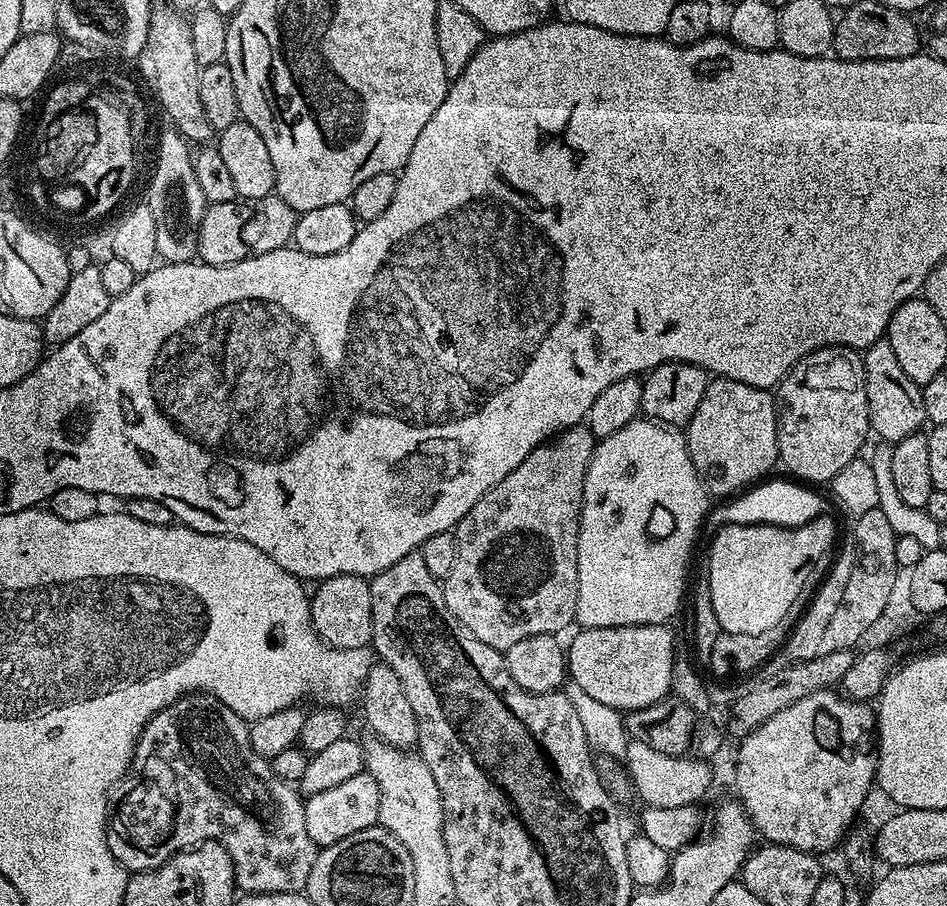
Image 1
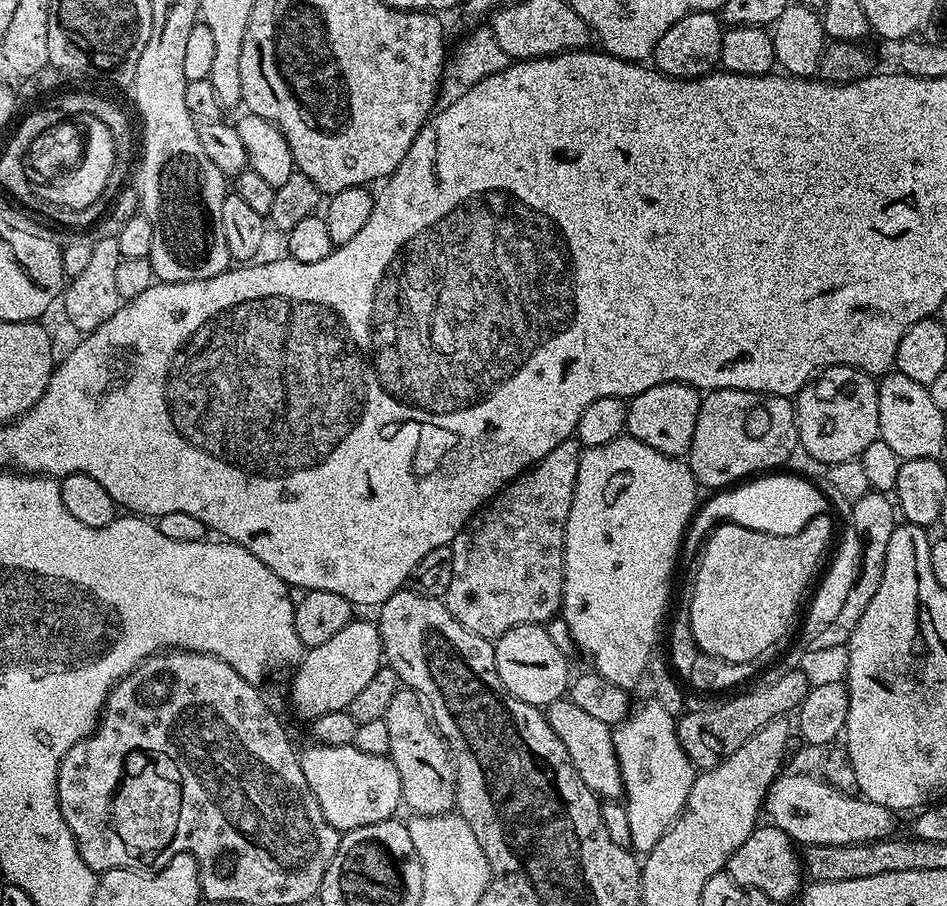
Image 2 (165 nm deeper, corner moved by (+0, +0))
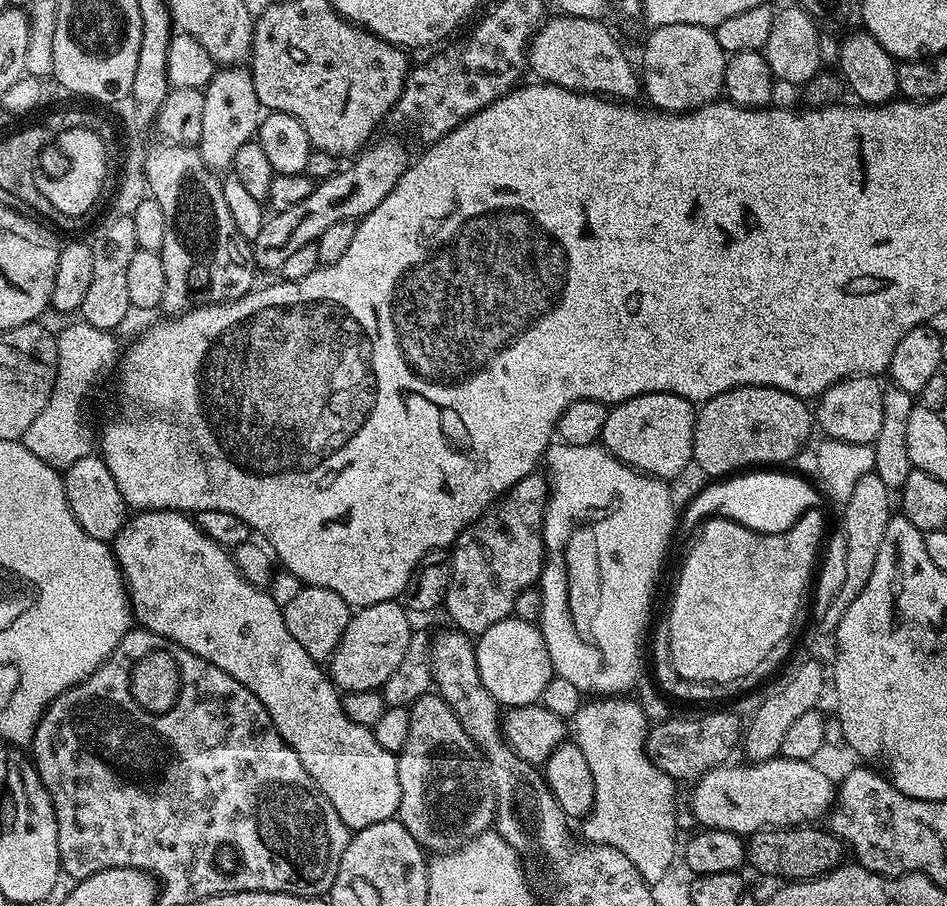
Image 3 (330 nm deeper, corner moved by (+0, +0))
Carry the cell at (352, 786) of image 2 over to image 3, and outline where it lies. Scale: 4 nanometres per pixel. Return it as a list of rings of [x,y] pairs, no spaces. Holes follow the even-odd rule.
[[[149,508],[129,515],[128,521],[122,526],[122,530],[117,534],[115,540],[111,541],[110,547],[112,555],[116,557],[116,563],[120,566],[120,573],[124,576],[128,599],[132,601],[132,615],[135,623],[141,628],[148,629],[149,632],[158,634],[167,640],[172,640],[175,644],[182,645],[186,650],[198,654],[202,659],[218,666],[223,672],[233,676],[239,684],[251,690],[262,702],[264,709],[267,710],[268,716],[277,732],[279,732],[280,737],[296,751],[302,766],[306,766],[310,778],[314,778],[314,782],[320,787],[322,794],[326,794],[326,798],[330,798],[330,806],[334,806],[334,810],[338,810],[338,818],[342,818],[342,822],[349,830],[359,830],[366,826],[374,826],[378,822],[386,822],[399,813],[400,783],[398,782],[398,770],[396,769],[397,757],[378,743],[376,737],[373,736],[371,727],[356,724],[344,712],[341,697],[338,694],[336,696],[337,689],[334,684],[334,689],[332,689],[332,684],[324,677],[323,670],[312,661],[313,653],[299,644],[290,634],[288,627],[285,626],[281,605],[276,604],[274,598],[265,589],[263,592],[262,589],[255,588],[252,585],[255,583],[237,568],[233,553],[229,549],[222,547],[218,542],[214,542],[214,538],[208,538],[206,534],[202,534],[202,530],[189,513],[175,512],[165,508]]]

